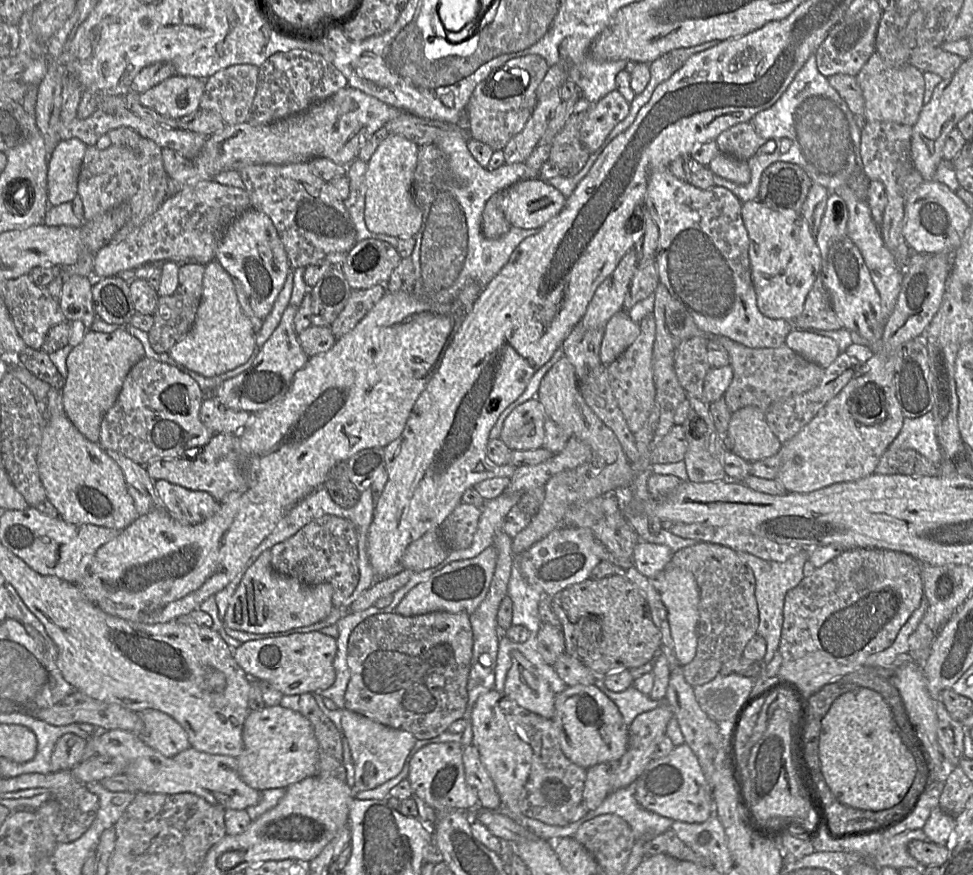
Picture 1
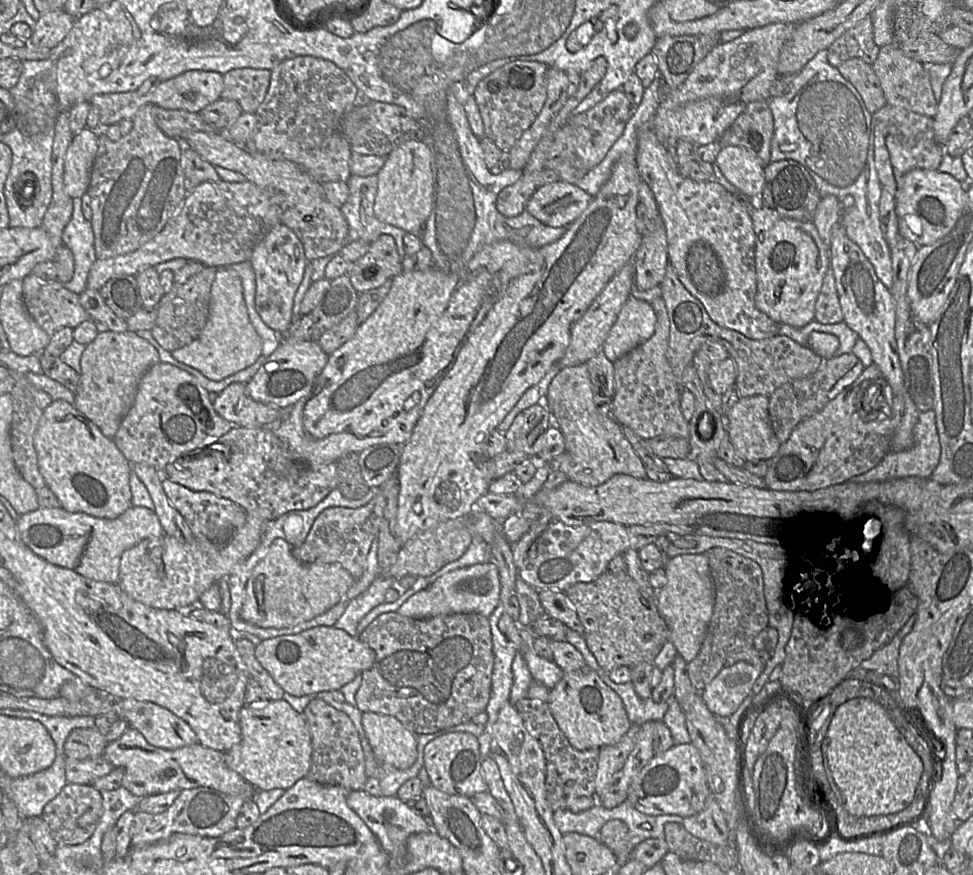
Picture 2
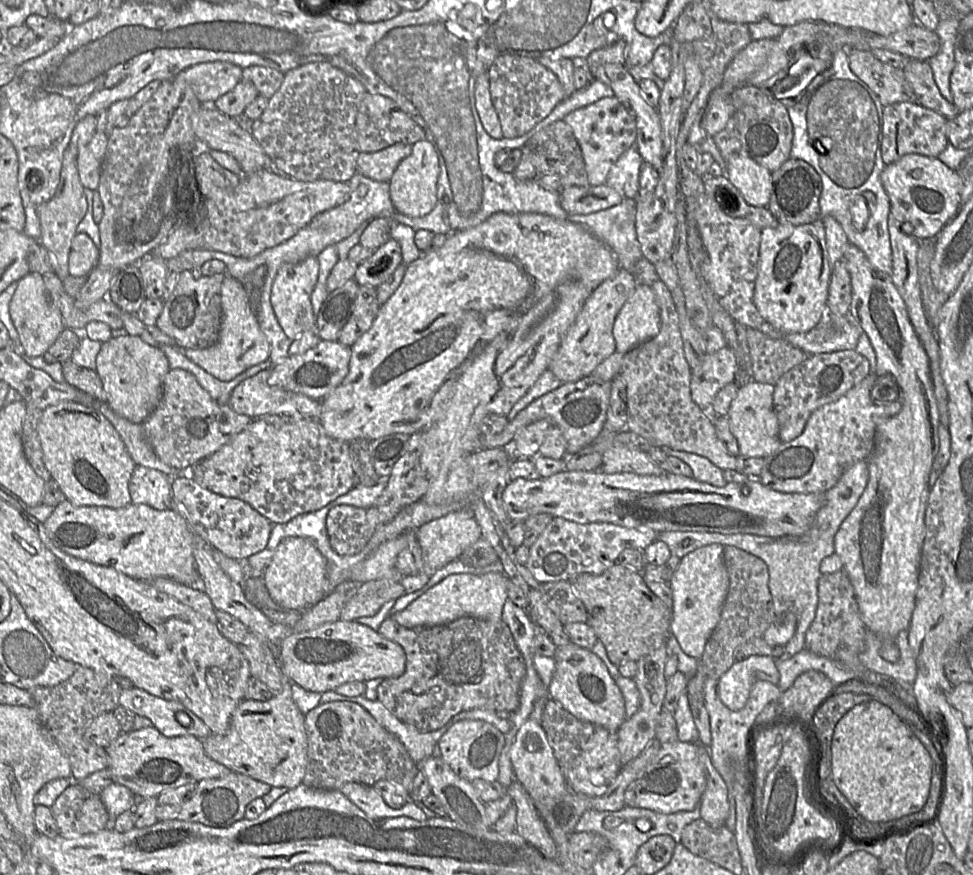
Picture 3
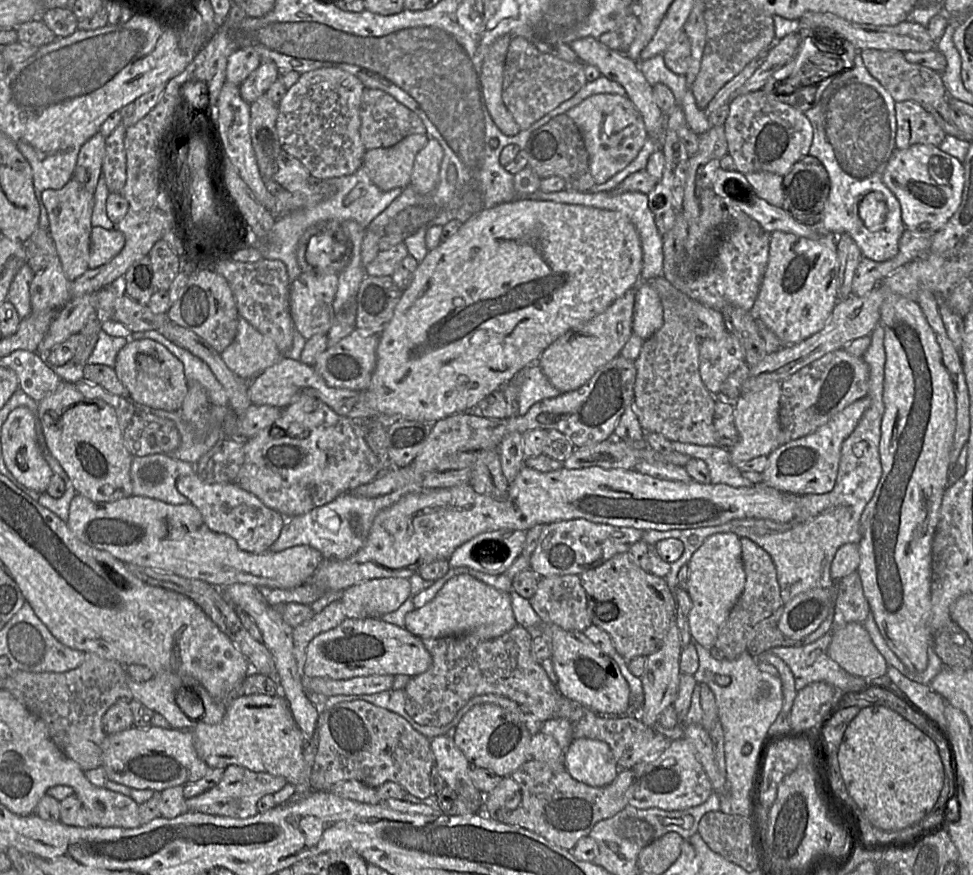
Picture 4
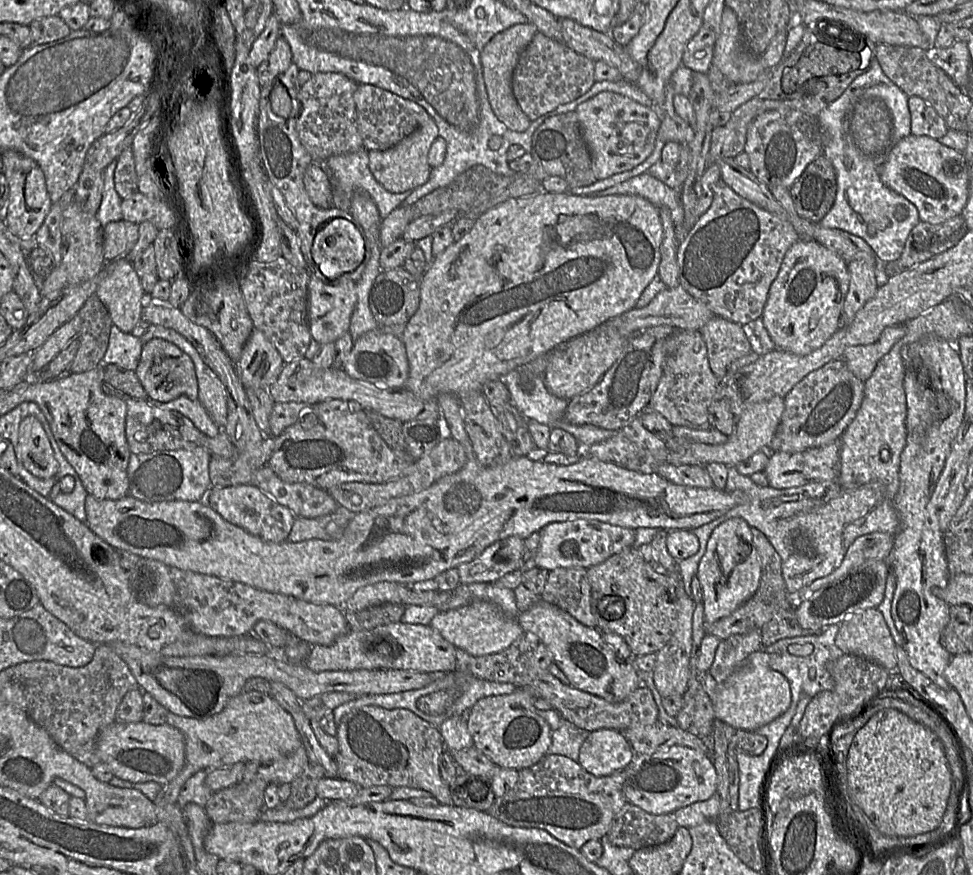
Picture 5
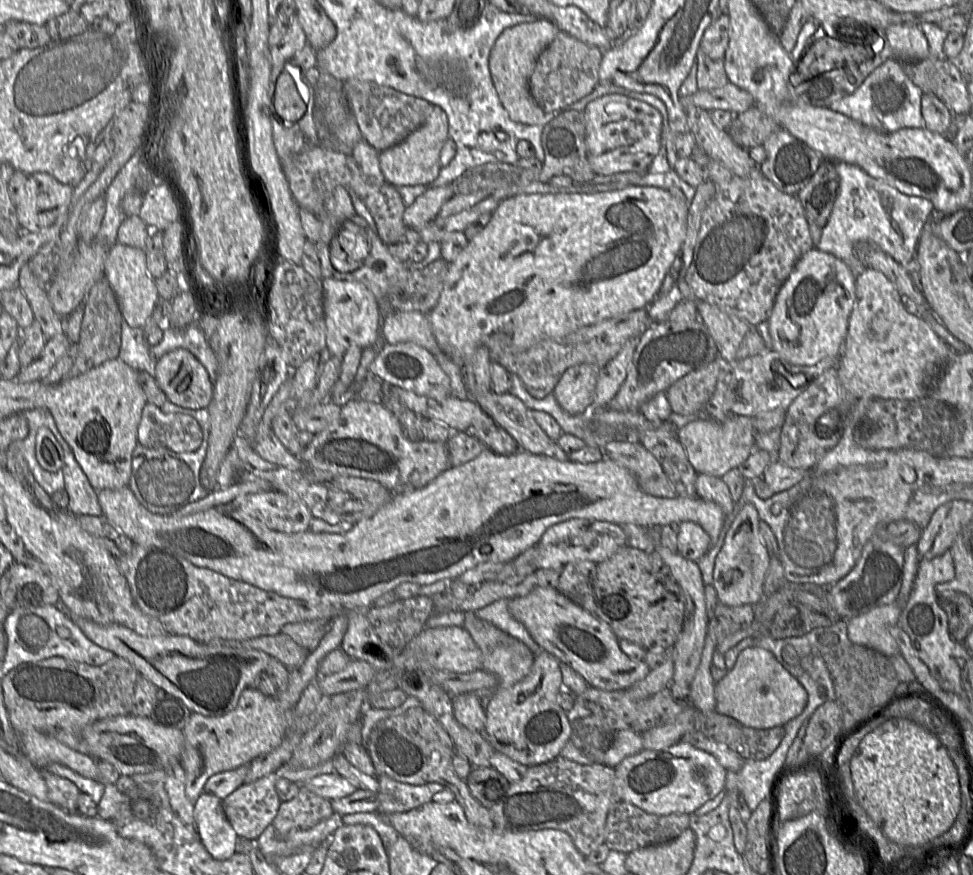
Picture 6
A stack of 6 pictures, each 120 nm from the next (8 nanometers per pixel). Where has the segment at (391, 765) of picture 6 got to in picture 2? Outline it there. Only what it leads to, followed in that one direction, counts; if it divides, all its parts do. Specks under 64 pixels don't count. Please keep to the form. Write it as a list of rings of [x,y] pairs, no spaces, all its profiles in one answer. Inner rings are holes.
[[[314,697],[305,707],[303,716],[312,743],[311,765],[305,777],[321,784],[339,785],[349,791],[363,789],[369,778],[365,771],[365,756],[358,731],[349,716]]]

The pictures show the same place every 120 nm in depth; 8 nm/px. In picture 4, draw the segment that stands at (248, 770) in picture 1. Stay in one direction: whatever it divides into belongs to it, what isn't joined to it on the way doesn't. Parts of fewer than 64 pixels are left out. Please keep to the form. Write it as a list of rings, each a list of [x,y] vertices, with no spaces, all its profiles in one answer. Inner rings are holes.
[[[240,692],[232,698],[219,723],[199,723],[191,732],[199,757],[211,769],[237,765],[254,772],[282,776],[287,783],[297,786],[305,768],[304,748],[307,740],[282,693],[266,696]]]

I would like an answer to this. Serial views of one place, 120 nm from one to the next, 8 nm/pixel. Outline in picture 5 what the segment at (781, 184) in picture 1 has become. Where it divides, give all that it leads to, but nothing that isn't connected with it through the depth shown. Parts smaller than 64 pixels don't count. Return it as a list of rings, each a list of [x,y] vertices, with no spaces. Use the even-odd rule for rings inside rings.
[[[823,155],[813,160],[789,188],[797,214],[819,223],[830,211],[837,192],[832,163]]]

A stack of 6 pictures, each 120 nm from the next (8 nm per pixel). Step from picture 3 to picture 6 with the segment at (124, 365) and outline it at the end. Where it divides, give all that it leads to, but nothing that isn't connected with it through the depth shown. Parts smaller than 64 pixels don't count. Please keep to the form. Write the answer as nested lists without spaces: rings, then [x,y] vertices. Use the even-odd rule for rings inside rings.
[[[177,348],[155,361],[154,378],[168,401],[185,408],[207,408],[214,391],[214,382],[205,367],[187,349]]]

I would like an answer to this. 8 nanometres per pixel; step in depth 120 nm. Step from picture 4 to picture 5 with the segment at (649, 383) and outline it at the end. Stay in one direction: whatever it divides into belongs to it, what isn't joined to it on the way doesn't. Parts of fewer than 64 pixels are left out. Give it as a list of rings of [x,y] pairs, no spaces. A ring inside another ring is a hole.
[[[675,330],[665,339],[665,365],[656,391],[647,408],[663,415],[672,426],[691,429],[710,427],[708,409],[719,379],[712,372],[707,346],[699,331]]]

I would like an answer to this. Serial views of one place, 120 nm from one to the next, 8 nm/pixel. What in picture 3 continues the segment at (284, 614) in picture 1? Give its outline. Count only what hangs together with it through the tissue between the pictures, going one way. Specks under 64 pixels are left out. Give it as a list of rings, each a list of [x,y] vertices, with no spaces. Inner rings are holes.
[[[287,537],[278,545],[262,578],[271,598],[284,610],[305,611],[322,601],[327,594],[328,563],[308,540]]]

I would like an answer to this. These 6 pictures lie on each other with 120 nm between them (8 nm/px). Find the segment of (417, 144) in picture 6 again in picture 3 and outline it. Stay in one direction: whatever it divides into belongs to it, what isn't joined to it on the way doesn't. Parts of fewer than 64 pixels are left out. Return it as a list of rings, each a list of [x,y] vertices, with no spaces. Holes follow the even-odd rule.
[[[396,143],[378,152],[360,152],[357,173],[379,182],[389,182],[399,163],[412,152],[411,144]]]

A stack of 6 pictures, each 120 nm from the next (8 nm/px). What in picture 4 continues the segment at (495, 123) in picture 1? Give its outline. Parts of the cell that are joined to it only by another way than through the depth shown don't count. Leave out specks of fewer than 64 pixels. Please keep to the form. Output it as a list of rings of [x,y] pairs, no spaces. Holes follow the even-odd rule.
[[[513,36],[505,60],[502,99],[521,131],[572,98],[587,83],[585,64],[580,60],[567,62],[541,52],[524,37]]]

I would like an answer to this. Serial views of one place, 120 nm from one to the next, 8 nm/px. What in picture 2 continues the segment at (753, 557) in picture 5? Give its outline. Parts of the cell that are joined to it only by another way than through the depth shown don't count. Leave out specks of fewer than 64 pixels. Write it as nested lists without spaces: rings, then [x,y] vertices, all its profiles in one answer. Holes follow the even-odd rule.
[[[705,553],[678,555],[666,560],[663,568],[667,583],[659,590],[656,604],[669,627],[669,641],[689,663],[701,649],[714,609],[715,591],[708,557]]]

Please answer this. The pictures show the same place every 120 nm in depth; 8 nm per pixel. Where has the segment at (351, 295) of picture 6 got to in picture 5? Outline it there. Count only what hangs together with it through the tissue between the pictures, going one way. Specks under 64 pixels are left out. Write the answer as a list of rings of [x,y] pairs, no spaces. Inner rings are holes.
[[[310,275],[308,282],[308,322],[312,339],[319,344],[334,343],[343,334],[349,332],[351,316],[357,303],[356,281],[340,277],[336,281],[325,281]]]

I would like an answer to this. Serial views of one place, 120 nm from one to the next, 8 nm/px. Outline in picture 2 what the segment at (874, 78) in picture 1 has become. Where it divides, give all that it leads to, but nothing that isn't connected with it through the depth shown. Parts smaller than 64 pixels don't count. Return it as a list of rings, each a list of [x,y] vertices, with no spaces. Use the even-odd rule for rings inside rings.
[[[898,45],[880,48],[873,70],[879,78],[887,105],[900,107],[908,111],[934,117],[937,113],[937,101],[933,95],[926,66],[903,54]]]

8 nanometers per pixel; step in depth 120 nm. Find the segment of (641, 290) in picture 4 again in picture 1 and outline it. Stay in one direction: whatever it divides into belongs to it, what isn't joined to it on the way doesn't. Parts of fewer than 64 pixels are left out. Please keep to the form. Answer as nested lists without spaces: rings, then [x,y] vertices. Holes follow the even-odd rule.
[[[628,311],[616,313],[603,328],[600,360],[605,366],[619,357],[639,336],[640,324],[633,322]]]

